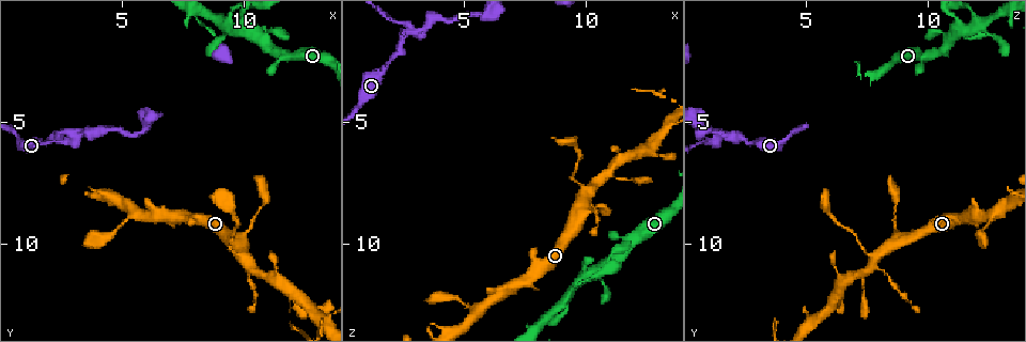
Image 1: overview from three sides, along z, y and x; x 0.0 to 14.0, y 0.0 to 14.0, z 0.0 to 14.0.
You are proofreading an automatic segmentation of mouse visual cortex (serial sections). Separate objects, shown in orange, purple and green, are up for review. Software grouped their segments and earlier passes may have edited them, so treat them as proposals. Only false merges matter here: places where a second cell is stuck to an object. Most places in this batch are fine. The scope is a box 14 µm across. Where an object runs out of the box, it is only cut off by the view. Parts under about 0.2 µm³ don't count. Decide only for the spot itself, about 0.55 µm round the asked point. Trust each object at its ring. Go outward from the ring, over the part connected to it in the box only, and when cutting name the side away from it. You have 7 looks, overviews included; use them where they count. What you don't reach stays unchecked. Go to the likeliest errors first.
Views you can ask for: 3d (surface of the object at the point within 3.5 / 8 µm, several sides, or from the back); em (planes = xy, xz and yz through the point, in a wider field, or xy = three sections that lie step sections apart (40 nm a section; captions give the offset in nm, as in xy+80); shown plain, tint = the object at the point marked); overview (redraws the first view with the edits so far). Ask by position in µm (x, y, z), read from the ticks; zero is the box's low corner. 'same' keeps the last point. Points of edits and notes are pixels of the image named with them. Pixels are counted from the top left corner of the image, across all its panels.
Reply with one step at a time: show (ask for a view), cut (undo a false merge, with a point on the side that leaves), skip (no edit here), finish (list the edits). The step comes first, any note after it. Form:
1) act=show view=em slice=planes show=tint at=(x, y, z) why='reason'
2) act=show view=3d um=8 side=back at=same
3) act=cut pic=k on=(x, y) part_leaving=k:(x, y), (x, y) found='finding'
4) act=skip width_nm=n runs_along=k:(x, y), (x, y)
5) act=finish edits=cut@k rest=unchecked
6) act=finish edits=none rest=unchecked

act=show view=3d um=3.5 side=back at=(2.9, 5.4, 1.3) why='sudden change in width'

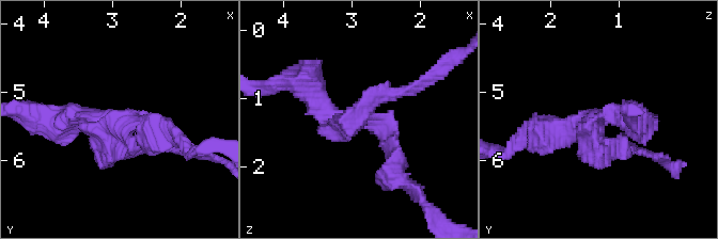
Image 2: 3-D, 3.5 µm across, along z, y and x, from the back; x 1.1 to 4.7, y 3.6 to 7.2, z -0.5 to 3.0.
act=show view=em slice=xy step=3 show=tint at=(2.95, 5.35, 1.35) arms=3 arm_widths_nm=200,250,250 why='now the EM'

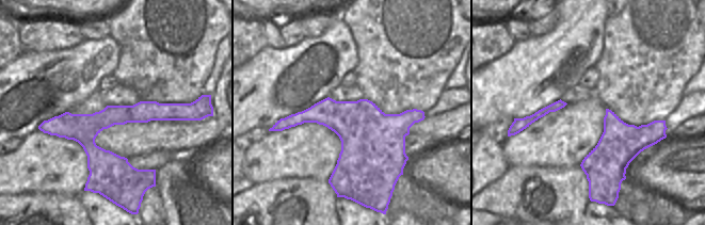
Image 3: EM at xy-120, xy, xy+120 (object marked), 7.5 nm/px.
act=show view=em slice=xy step=5 show=tint at=same

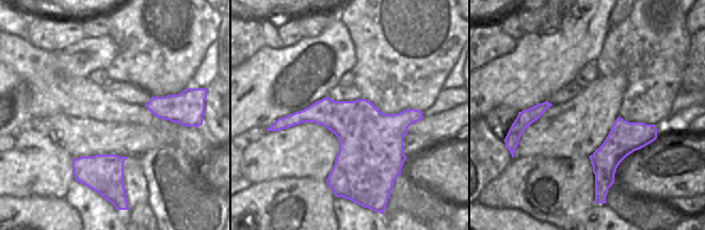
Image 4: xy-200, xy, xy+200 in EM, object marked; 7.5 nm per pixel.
act=skip width_nm=440 runs_along=2:(394, 162), (381, 127), (336, 116), (299, 81) found='one cell here'

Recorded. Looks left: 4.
act=show view=3d um=3.5 at=(9.5, 1.2, 11.7) why='two arms in line, one across'

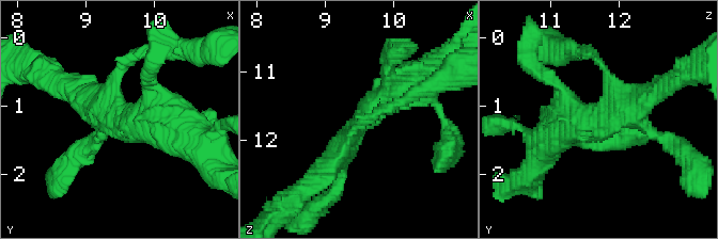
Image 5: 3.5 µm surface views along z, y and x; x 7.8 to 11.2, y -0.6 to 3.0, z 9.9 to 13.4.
act=show view=em slice=xy step=1 show=plain at=(9.50, 1.20, 11.85)

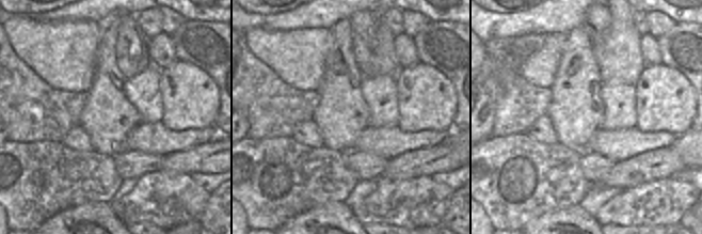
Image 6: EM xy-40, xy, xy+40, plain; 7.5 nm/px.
act=show view=em slice=xy step=1 show=tint at=same

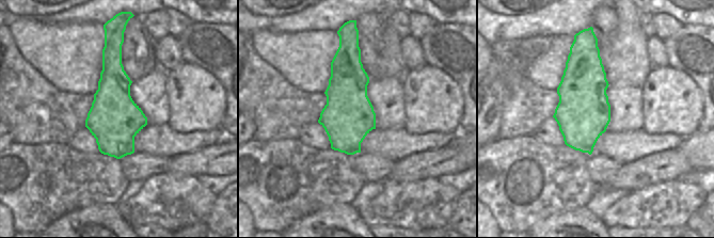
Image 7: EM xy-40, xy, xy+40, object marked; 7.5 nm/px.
act=skip runs_along=5:(409, 83), (367, 113), (317, 176) found='all the same cell'

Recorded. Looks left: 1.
act=finish edits=none rest=unchecked

